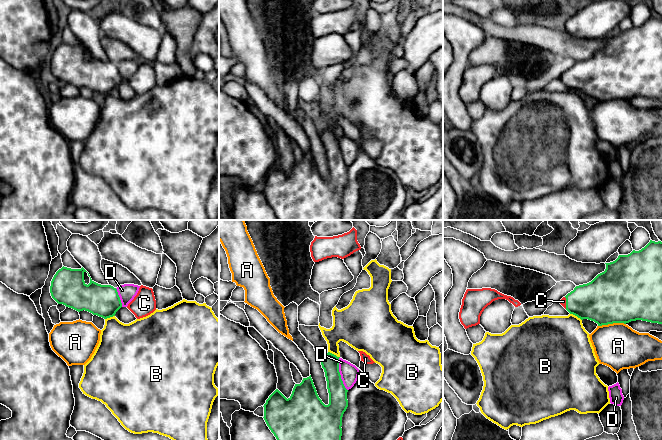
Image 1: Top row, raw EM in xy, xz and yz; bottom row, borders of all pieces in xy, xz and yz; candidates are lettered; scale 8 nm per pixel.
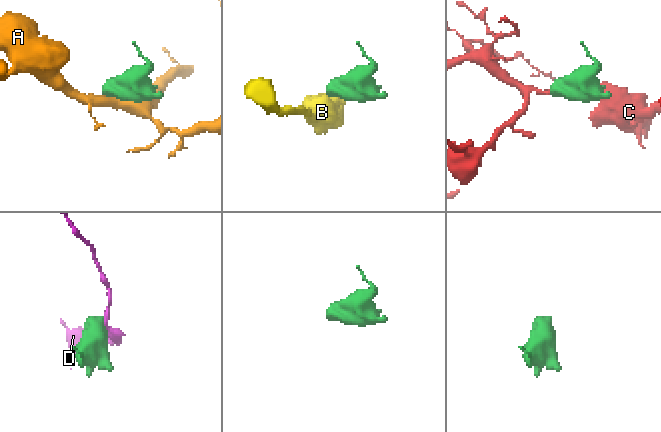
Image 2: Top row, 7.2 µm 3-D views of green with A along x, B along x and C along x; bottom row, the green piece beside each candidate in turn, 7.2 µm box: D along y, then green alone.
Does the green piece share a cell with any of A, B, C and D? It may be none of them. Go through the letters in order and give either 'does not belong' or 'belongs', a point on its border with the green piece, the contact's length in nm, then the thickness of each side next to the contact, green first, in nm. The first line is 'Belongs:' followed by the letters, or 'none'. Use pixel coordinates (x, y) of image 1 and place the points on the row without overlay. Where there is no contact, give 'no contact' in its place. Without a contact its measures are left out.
Belongs: C
A: does not belong; meets green in yz at (611, 99); contact 220 nm long; 460 nm thick on the green side, 360 nm on the other
B: does not belong; meets green in xz at (333, 130); contact 110 nm long; 140 nm thick on the green side, 240 nm on the other
C: belongs; meets green in yz at (566, 79); contact 100 nm long; 320 nm thick on the green side, 50 nm on the other
D: does not belong; meets green in xz at (339, 150); contact 280 nm long; 160 nm thick on the green side, 150 nm on the other

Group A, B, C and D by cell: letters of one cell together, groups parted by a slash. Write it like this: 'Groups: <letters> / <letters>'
Groups: A / B / C / D

